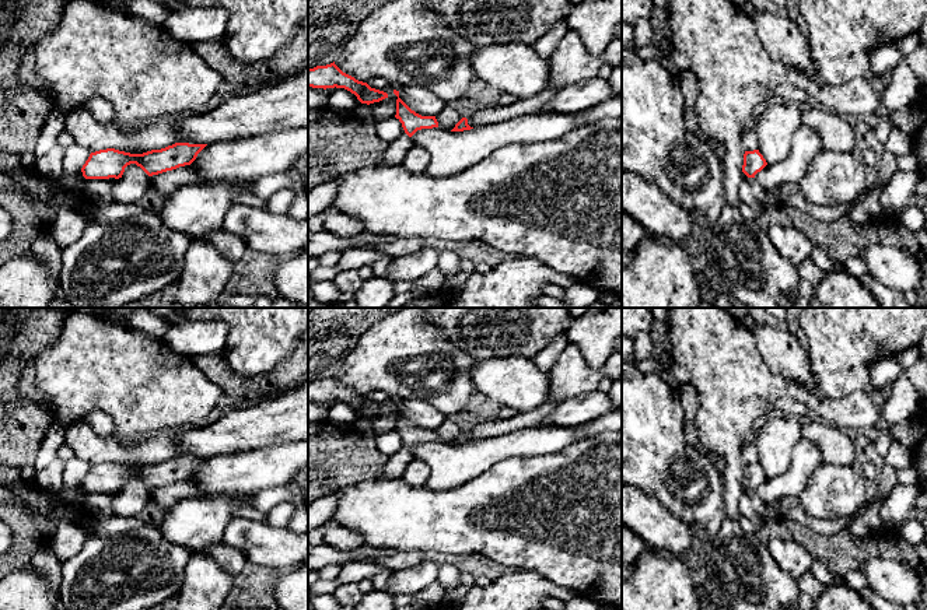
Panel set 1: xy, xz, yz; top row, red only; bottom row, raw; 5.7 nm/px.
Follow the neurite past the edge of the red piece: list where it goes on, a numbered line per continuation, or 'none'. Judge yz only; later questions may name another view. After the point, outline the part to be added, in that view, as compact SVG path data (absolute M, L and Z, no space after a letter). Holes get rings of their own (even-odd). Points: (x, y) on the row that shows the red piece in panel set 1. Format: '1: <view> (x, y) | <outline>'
none

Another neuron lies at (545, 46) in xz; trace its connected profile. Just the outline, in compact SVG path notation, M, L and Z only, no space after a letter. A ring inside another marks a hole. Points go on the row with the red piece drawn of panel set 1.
M566 21L557 22L553 25L546 35L538 39L532 48L542 59L549 59L550 55L557 48L562 38L566 35L569 25Z

